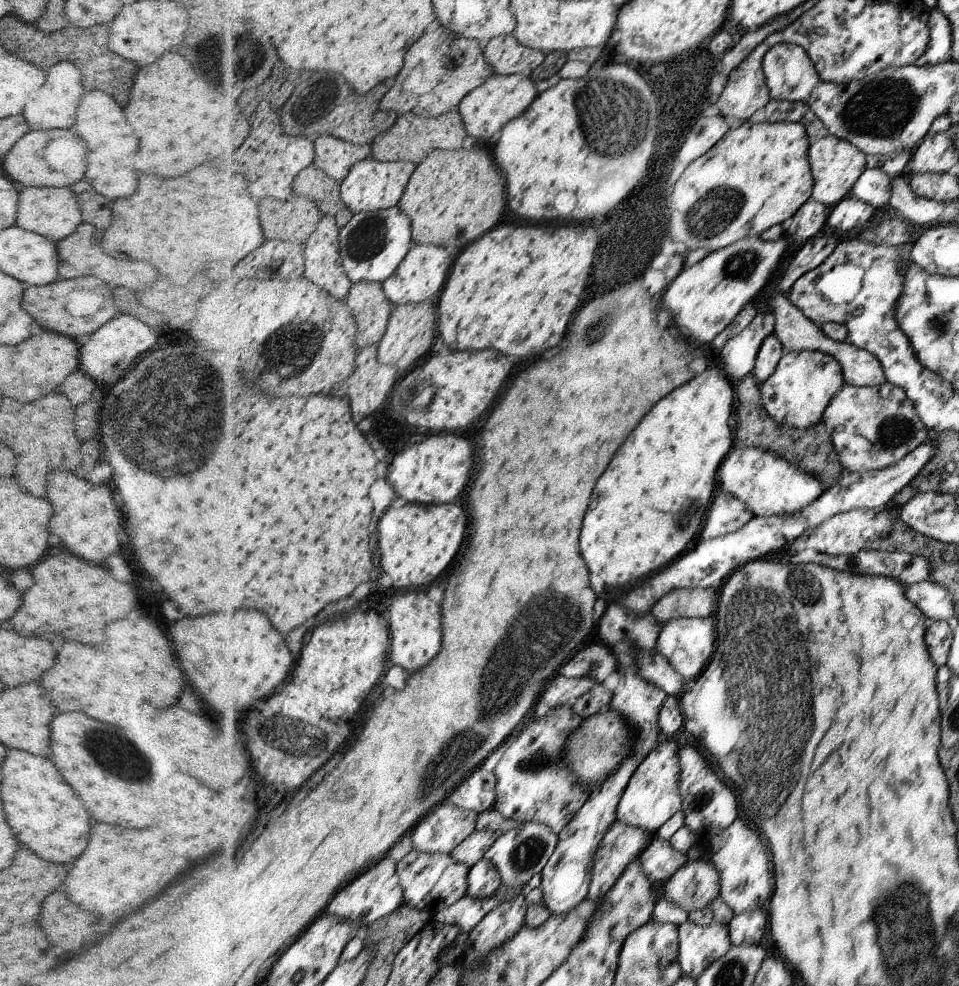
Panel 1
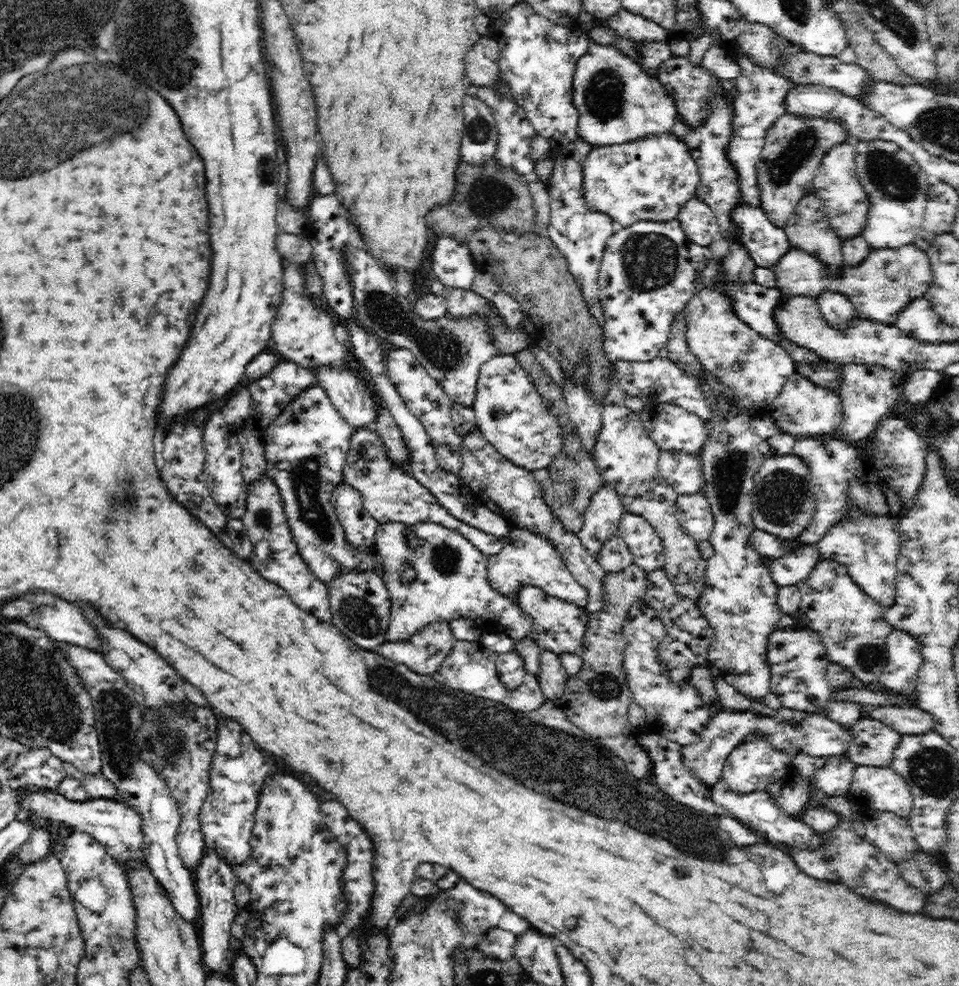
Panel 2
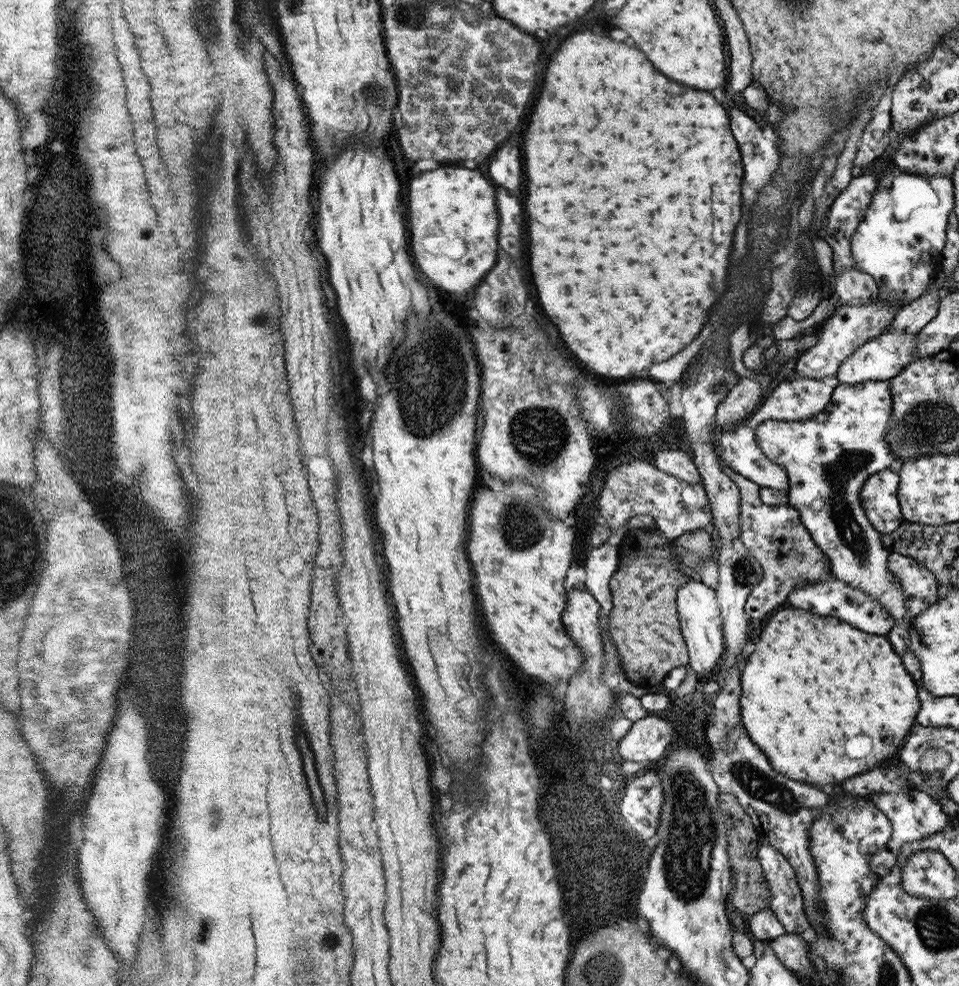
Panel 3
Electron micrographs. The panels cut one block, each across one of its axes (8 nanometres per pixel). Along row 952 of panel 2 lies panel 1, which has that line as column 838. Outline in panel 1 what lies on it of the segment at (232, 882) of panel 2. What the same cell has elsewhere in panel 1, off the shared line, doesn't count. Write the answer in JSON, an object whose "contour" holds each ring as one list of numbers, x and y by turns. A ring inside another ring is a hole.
{"contour":[[848,195,848,198,843,198,838,205,831,207,828,213,827,224,830,228,850,232,864,226,872,218,874,208,871,203,862,202,859,198]]}

